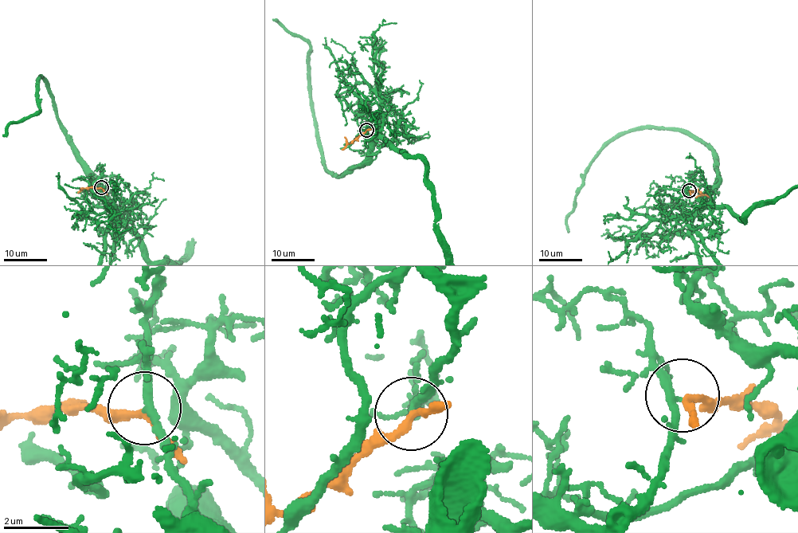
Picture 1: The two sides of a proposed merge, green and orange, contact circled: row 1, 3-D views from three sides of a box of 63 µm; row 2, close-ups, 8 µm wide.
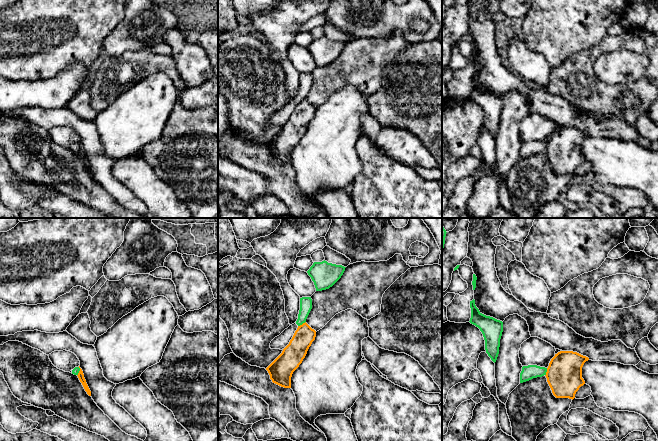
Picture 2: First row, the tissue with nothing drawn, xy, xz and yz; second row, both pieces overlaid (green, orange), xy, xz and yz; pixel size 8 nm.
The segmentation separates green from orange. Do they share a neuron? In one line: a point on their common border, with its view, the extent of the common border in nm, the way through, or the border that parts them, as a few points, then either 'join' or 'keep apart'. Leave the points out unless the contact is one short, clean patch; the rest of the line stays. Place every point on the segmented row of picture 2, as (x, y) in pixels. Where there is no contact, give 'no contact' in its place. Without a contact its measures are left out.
contact xz (301, 324); length 80 nm; border xz (305, 321), (298, 326); keep apart

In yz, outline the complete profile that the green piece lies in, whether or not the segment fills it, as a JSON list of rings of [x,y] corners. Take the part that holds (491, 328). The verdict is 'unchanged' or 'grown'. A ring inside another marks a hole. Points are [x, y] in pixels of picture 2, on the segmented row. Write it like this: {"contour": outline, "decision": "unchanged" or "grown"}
{"contour": [[[475,300],[470,301],[470,323],[480,329],[485,340],[485,350],[495,363],[499,354],[500,339],[503,332],[503,322],[493,317],[482,314],[475,305]]], "decision": "unchanged"}

